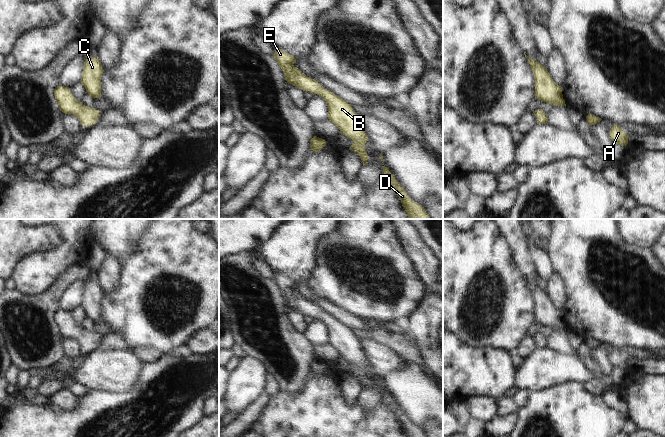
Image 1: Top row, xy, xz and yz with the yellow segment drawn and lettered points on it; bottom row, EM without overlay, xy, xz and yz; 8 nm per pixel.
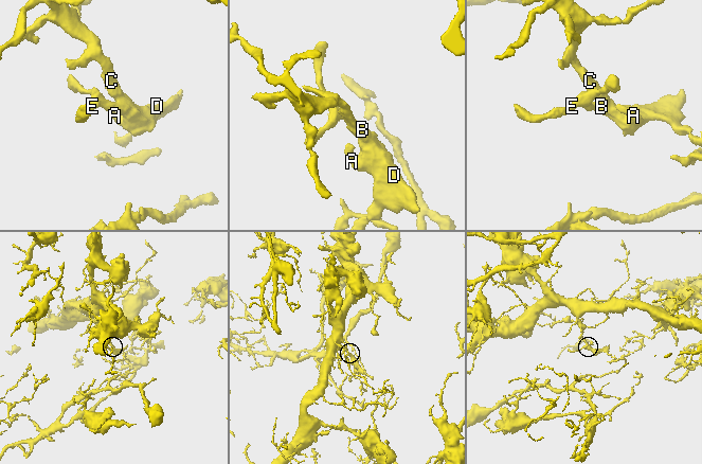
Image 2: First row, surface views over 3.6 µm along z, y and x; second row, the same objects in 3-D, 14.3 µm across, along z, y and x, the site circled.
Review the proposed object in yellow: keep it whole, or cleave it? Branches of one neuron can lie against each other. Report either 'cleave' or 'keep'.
keep

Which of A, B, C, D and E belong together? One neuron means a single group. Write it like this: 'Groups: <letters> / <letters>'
Groups: A B C D E

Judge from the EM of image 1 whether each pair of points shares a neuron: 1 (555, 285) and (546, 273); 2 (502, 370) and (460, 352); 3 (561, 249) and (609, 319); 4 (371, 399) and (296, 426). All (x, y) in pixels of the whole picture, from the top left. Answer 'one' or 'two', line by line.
1: two
2: one
3: one
4: two

